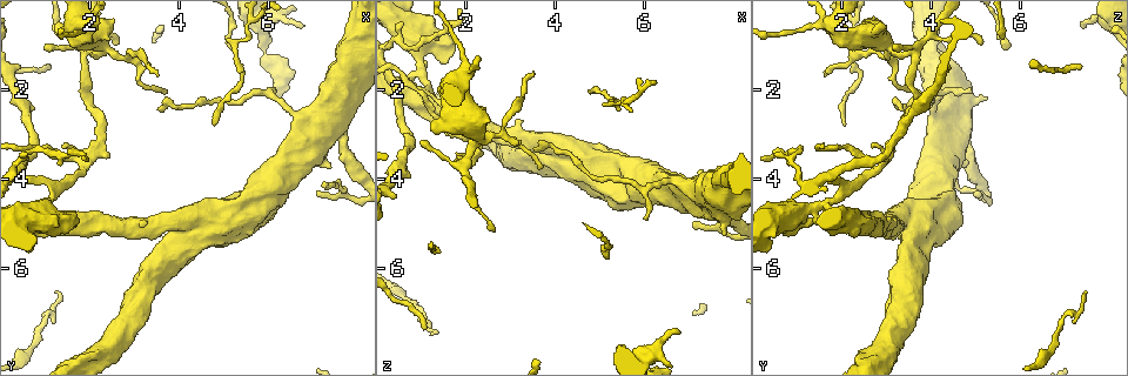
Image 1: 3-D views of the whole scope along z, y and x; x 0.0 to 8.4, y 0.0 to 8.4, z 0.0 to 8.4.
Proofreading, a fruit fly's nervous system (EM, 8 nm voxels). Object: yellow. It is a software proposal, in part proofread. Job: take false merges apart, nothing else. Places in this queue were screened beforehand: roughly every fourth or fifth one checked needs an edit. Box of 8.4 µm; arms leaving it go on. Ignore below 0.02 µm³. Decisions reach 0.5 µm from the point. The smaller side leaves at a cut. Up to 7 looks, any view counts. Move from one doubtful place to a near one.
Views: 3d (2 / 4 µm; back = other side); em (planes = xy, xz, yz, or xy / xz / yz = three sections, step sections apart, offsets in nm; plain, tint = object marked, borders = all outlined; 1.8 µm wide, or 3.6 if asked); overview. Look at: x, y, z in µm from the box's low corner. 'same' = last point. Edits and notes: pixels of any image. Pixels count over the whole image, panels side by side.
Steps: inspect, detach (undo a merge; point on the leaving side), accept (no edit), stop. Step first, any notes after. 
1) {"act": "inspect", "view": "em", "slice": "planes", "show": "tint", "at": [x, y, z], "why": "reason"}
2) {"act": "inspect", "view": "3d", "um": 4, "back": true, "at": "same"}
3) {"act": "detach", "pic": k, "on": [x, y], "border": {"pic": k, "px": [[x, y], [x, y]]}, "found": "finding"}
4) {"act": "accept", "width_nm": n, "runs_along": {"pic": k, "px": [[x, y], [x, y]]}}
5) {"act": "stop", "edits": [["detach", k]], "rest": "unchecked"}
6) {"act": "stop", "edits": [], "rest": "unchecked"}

{"act": "inspect", "view": "em", "um": 3.6, "slice": "planes", "show": "tint", "at": [7.45, 2.90, 4.70], "why": "four-way junction"}

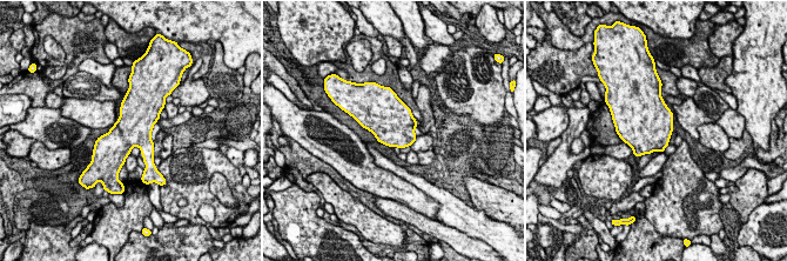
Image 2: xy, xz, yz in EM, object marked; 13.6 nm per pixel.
{"act": "accept", "width_nm": 480, "found": "continuous, no second neuron"}

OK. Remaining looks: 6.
{"act": "inspect", "view": "em", "slice": "xz", "step": 16, "show": "tint", "at": [1.90, 1.10, 3.65]}

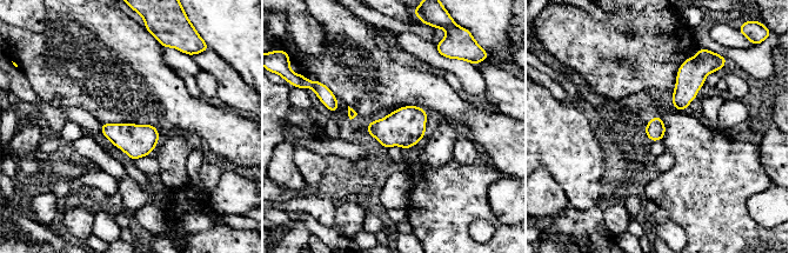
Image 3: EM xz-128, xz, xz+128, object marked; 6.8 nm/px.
{"act": "accept", "found": "continuous, no second neuron"}

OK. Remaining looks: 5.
{"act": "inspect", "view": "em", "slice": "planes", "show": "tint", "at": [2.00, 3.55, 2.95], "why": "branch point"}

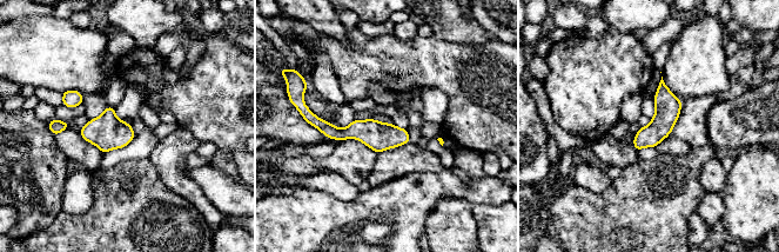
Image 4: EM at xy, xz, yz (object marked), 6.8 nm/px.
{"act": "accept", "width_nm": 170, "runs_along": {"pic": 4, "px": [[316, 120], [333, 132], [405, 140]]}, "found": "continuous, no second neuron"}

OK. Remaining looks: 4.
{"act": "stop", "edits": [], "rest": "unchecked"}

